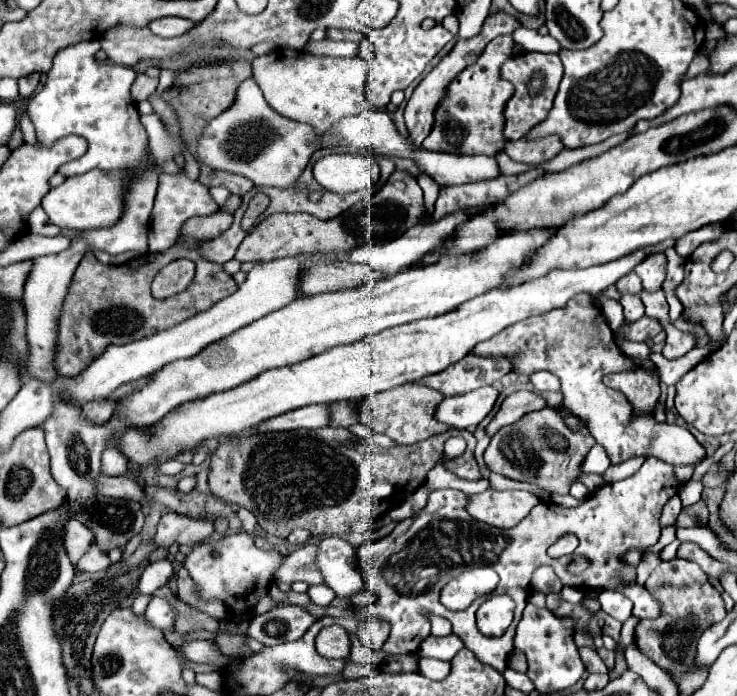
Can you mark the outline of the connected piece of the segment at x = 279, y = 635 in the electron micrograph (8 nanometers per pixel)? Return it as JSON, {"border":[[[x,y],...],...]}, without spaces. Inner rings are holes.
{"border":[[[278,606],[262,616],[254,616],[246,634],[262,644],[282,644],[298,640],[318,620],[304,606]]]}

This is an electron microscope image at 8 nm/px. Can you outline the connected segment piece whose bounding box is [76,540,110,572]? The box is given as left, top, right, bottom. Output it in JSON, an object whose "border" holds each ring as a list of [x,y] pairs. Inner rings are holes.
{"border":[[[96,540],[92,542],[88,552],[76,564],[76,568],[84,570],[84,572],[102,572],[108,566],[110,566],[110,558],[108,558],[108,554],[102,552],[102,548],[96,544]]]}

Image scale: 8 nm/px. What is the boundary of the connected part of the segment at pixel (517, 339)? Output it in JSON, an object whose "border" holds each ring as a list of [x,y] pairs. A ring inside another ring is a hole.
{"border":[[[576,296],[564,308],[512,324],[494,338],[480,342],[472,352],[480,352],[482,356],[496,356],[496,352],[524,352],[520,364],[516,364],[516,372],[534,374],[538,370],[548,370],[556,374],[562,384],[566,408],[584,424],[584,430],[606,448],[612,464],[620,464],[634,456],[656,456],[668,464],[686,466],[706,458],[704,448],[688,428],[658,422],[652,414],[634,412],[622,392],[602,384],[604,374],[636,370],[636,366],[618,348],[612,330],[602,320],[602,312],[592,304],[592,296]]]}

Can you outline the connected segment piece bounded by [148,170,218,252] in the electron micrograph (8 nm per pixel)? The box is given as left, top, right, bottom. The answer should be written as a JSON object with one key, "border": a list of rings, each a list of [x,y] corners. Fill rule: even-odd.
{"border":[[[184,170],[180,174],[176,174],[176,176],[160,174],[158,194],[156,194],[156,202],[154,202],[154,210],[152,210],[152,218],[150,218],[150,230],[148,230],[150,252],[164,252],[164,250],[168,250],[176,242],[176,238],[180,234],[180,228],[182,228],[182,224],[188,218],[214,214],[216,208],[218,208],[218,204],[208,194],[208,186],[200,184],[198,180],[192,182],[184,174]]]}

